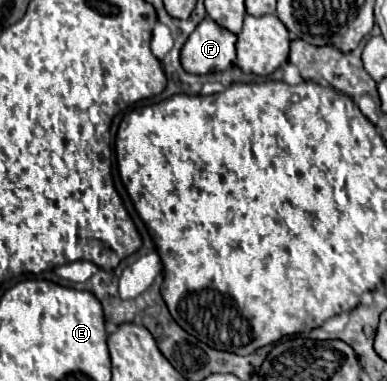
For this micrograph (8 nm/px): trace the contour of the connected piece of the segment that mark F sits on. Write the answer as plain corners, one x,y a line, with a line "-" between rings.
205,18
181,48
181,66
189,74
223,72
235,62
237,36

